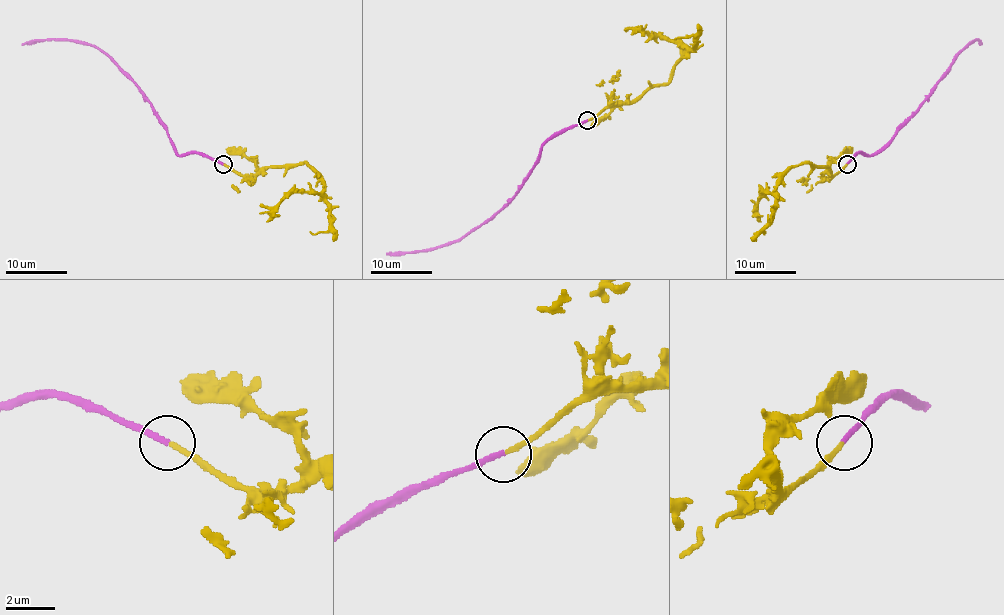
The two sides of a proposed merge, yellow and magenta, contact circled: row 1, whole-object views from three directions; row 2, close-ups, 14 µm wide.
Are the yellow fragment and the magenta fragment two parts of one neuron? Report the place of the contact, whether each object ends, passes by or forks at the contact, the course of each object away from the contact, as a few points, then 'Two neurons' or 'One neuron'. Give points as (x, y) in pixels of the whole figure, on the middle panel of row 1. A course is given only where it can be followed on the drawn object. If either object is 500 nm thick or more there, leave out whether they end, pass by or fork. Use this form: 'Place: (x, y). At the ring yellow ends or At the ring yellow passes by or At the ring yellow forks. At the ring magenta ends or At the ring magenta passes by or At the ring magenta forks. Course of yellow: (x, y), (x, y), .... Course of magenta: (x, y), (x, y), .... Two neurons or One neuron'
Place: (587, 120). At the ring yellow ends. At the ring magenta ends. Course of yellow: (588, 121), (663, 86), (688, 50), (640, 29), (624, 29). Course of magenta: (587, 121), (556, 131), (544, 144), (538, 161), (517, 193), (462, 239), (434, 248), (387, 254). One neuron

